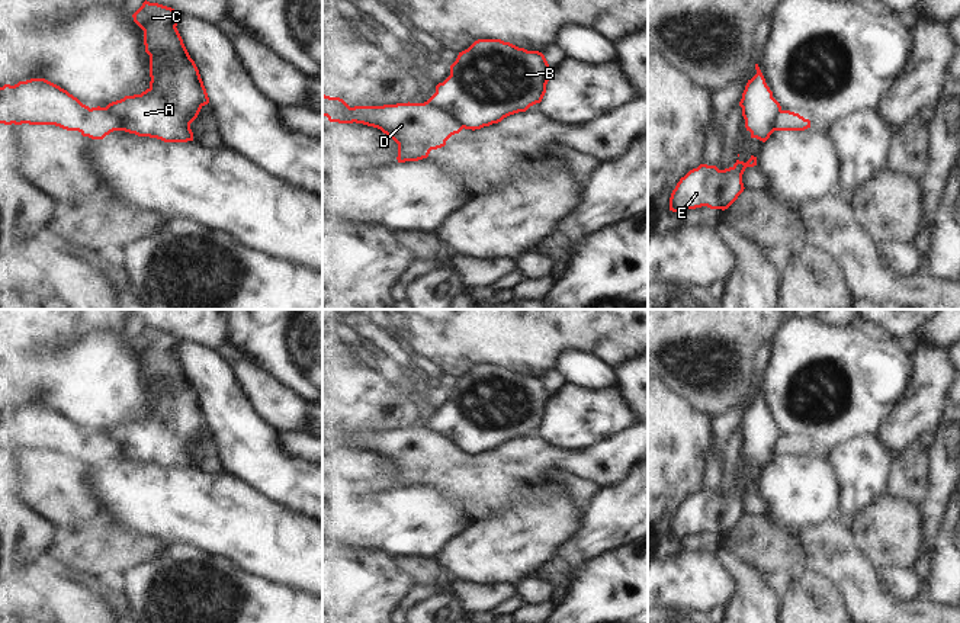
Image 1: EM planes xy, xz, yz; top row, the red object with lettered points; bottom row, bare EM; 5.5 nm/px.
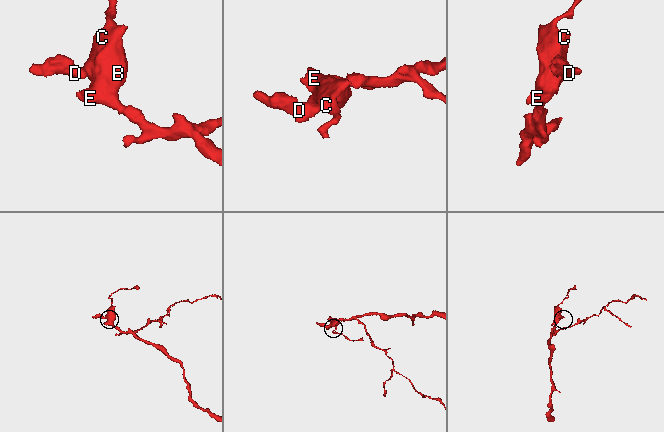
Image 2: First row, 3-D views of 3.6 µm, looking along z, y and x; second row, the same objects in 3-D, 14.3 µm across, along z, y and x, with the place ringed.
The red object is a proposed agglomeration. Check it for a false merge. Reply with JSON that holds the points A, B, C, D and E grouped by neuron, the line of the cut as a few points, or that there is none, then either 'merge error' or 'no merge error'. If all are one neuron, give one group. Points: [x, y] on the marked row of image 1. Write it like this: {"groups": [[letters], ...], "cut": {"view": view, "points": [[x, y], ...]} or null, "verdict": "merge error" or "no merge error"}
{"groups": [["A", "B", "C", "E"], ["D"]], "cut": {"view": "xz", "points": [[426, 102], [450, 113], [464, 127]]}, "verdict": "merge error"}

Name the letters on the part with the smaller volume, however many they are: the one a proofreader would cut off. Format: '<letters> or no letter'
D

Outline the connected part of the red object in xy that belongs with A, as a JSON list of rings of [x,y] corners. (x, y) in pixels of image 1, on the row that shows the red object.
[[[145,0],[132,17],[144,30],[150,87],[105,109],[118,119],[119,131],[164,142],[193,141],[190,123],[209,97],[176,28],[182,16],[171,7]]]

